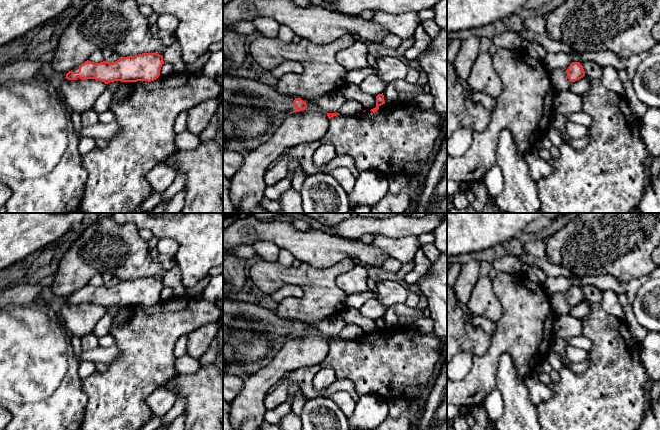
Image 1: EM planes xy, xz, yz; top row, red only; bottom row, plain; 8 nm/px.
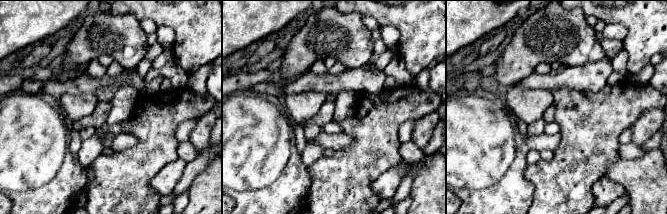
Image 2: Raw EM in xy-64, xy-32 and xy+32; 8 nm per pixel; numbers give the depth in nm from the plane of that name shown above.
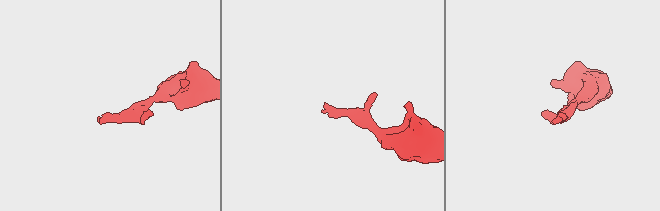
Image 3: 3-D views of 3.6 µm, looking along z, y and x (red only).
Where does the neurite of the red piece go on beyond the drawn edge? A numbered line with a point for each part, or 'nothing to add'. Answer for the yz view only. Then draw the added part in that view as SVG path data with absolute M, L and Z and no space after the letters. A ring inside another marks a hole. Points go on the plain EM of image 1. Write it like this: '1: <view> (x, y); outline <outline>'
nothing to add

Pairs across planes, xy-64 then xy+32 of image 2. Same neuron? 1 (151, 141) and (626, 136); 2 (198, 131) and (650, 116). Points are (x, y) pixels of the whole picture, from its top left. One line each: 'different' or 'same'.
1: different
2: same

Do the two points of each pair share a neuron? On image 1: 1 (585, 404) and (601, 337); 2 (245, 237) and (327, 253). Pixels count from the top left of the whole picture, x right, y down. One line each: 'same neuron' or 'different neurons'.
1: same neuron
2: same neuron

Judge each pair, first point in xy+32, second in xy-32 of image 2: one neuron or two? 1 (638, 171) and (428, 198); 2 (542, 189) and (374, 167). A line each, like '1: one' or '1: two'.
1: one
2: one

